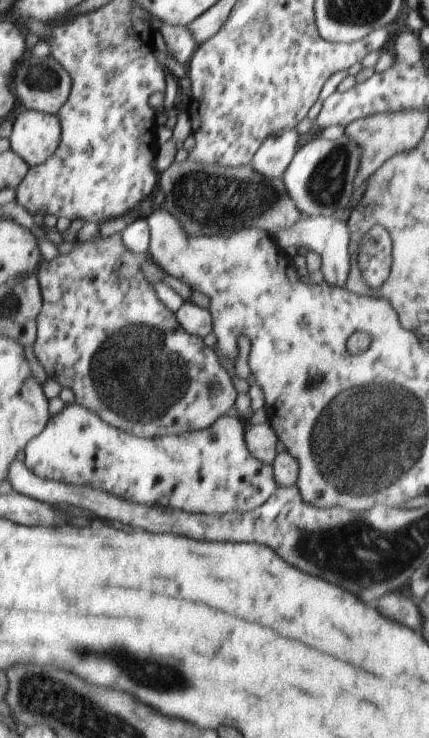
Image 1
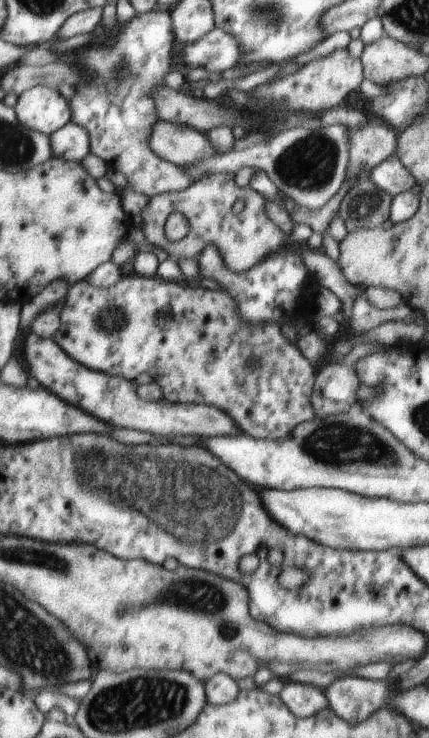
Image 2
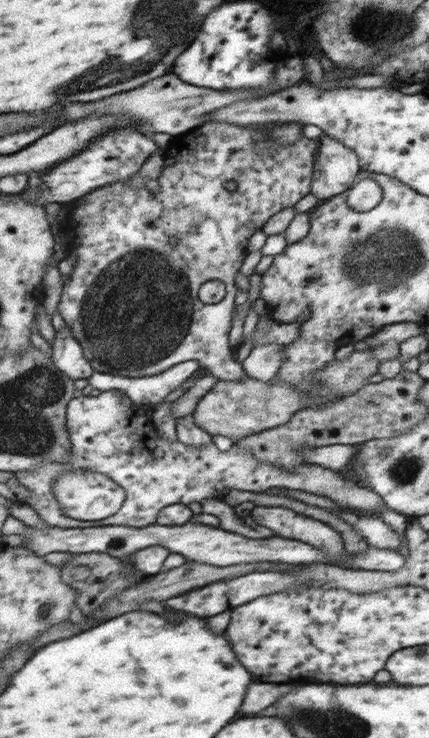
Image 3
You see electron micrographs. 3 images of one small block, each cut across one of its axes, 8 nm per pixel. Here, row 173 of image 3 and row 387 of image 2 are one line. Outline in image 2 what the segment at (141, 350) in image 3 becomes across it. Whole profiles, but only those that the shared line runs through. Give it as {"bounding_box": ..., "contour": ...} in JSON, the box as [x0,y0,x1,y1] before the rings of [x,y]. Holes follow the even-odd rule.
{"bounding_box":[55,274,315,440],"contour":[[[138,274],[125,277],[112,288],[94,286],[87,279],[71,288],[61,315],[63,326],[55,339],[80,364],[132,382],[142,374],[150,374],[158,381],[160,398],[171,403],[216,406],[238,424],[244,435],[276,440],[315,417],[312,364],[297,345],[284,338],[278,324],[250,326],[244,322],[234,298],[222,290],[192,288],[182,281],[168,282],[159,276]]]}

